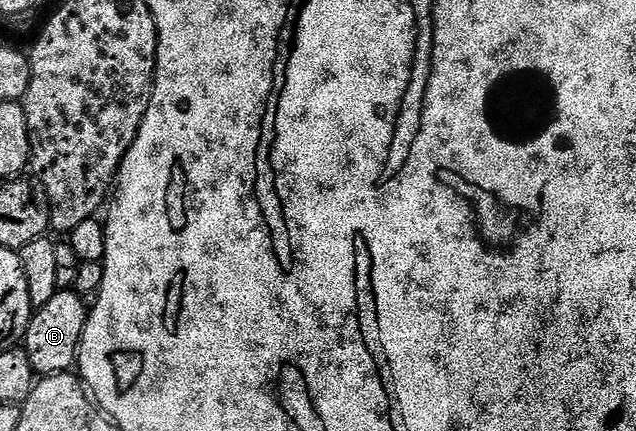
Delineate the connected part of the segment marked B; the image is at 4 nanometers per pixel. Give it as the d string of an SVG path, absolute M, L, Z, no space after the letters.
M72 289L57 291L50 303L33 312L22 342L22 348L32 364L33 374L49 377L55 373L69 372L76 365L76 355L80 352L80 340L89 312L85 298Z

